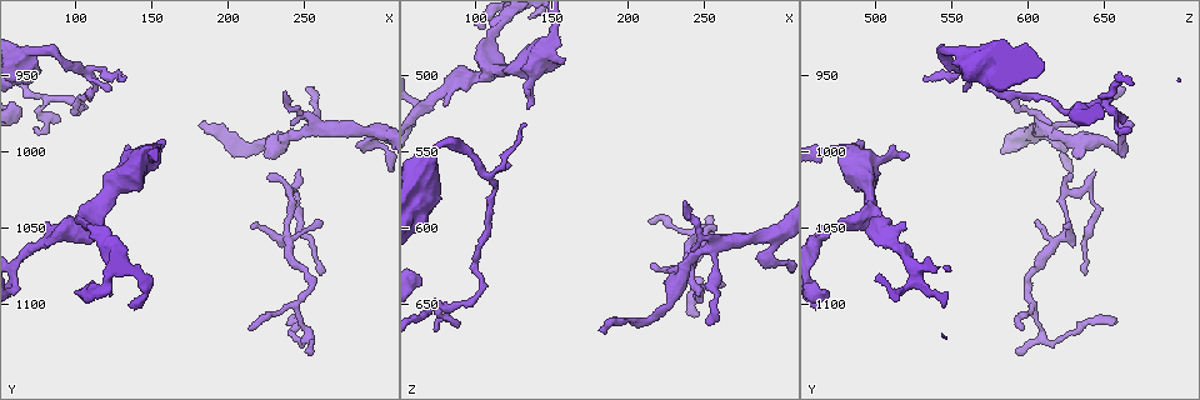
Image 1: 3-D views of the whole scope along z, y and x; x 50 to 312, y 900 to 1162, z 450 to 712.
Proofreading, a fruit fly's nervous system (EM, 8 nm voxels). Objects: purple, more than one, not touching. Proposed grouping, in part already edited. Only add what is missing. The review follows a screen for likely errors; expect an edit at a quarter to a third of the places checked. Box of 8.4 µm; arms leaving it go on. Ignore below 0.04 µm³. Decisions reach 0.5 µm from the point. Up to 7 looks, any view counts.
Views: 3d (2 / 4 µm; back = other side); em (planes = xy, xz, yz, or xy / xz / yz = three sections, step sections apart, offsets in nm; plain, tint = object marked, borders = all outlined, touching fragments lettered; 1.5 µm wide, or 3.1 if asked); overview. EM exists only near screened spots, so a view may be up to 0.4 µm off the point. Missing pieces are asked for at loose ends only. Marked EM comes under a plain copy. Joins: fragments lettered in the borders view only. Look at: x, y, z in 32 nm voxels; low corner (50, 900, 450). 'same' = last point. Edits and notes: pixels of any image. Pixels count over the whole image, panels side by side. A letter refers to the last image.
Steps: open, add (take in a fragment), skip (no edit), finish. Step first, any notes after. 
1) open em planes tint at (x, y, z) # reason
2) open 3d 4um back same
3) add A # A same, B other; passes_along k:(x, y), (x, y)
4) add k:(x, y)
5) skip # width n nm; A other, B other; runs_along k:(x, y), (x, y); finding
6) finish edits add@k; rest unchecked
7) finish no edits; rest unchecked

open em planes borders at (122, 956, 560) # thin end

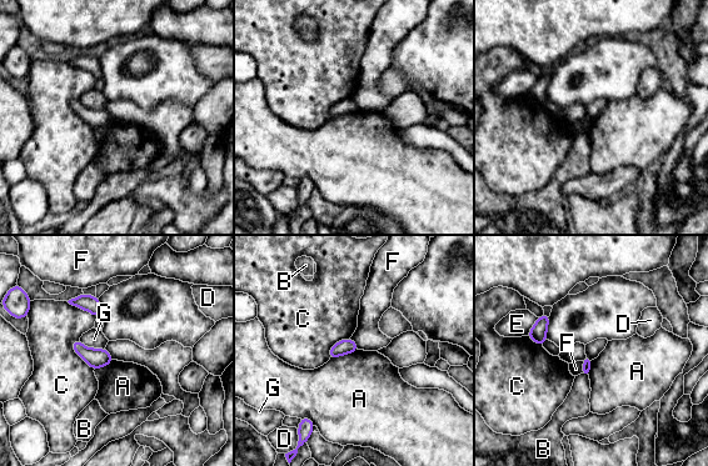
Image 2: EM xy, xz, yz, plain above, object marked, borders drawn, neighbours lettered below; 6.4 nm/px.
skip # A other, B other, C other, D other, E other, F other, G other; border 2:(359, 350), (329, 360); no lettered fragment goes on from it

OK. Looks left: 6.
open em planes tint at (134, 1000, 520) # free end

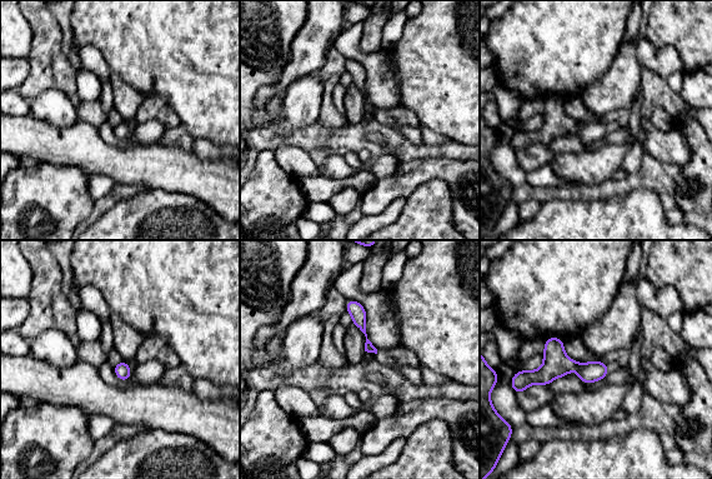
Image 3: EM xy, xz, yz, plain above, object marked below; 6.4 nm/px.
open em planes borders same

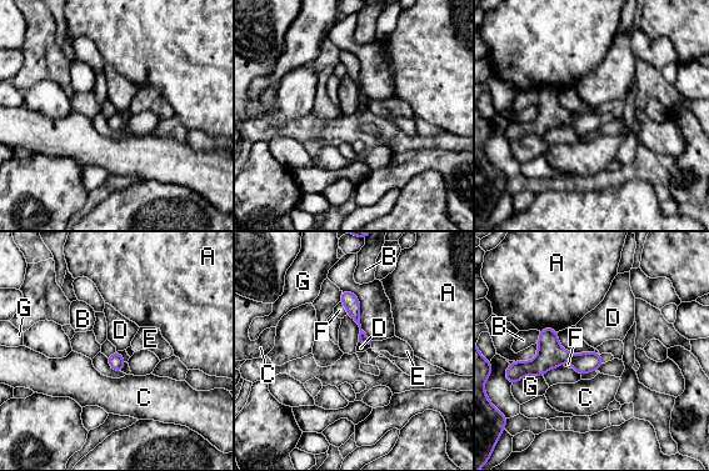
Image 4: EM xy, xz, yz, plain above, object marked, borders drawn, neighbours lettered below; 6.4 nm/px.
skip # A other, B other, C other, D other, E other, F other, G other; border 4:(359, 341), (370, 345); no lettered fragment goes on from it

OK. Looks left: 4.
open 3d 4um at (240, 962, 582) # an open end

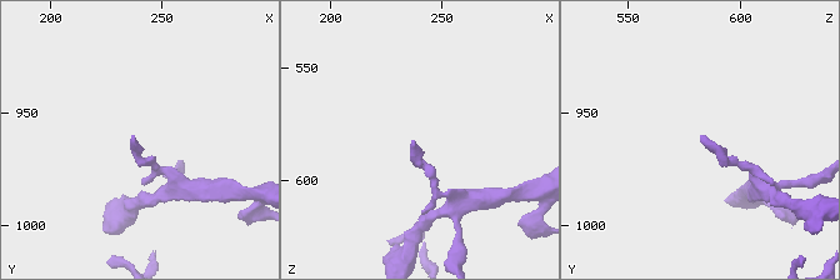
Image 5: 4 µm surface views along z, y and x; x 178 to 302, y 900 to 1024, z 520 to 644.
open em planes borders at (238, 960, 583) # need the tissue

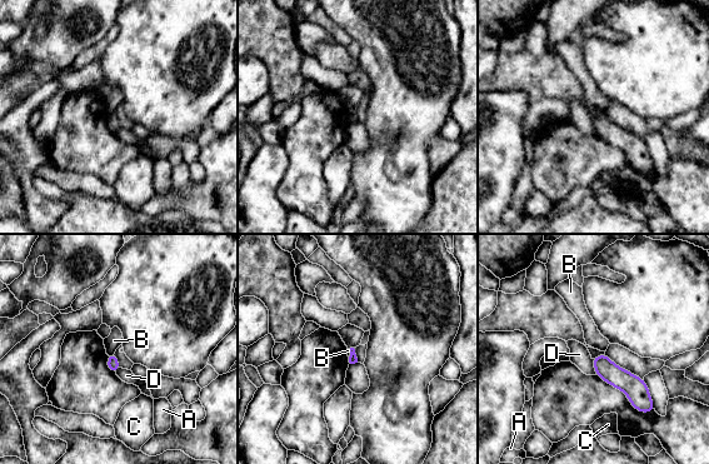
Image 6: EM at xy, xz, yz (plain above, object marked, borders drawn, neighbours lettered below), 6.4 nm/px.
skip # longest_contact D 110 nm; A other, B other, C other, D other; no lettered fragment goes on from it

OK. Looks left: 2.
finish no edits; rest unchecked

